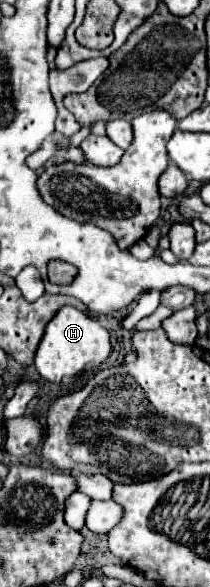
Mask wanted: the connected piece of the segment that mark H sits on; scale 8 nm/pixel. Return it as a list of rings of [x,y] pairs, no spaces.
[[[64,306],[60,312],[56,312],[54,320],[48,322],[34,364],[44,380],[54,384],[70,384],[80,372],[98,368],[108,358],[110,350],[110,334],[96,318],[84,314],[74,306]]]

